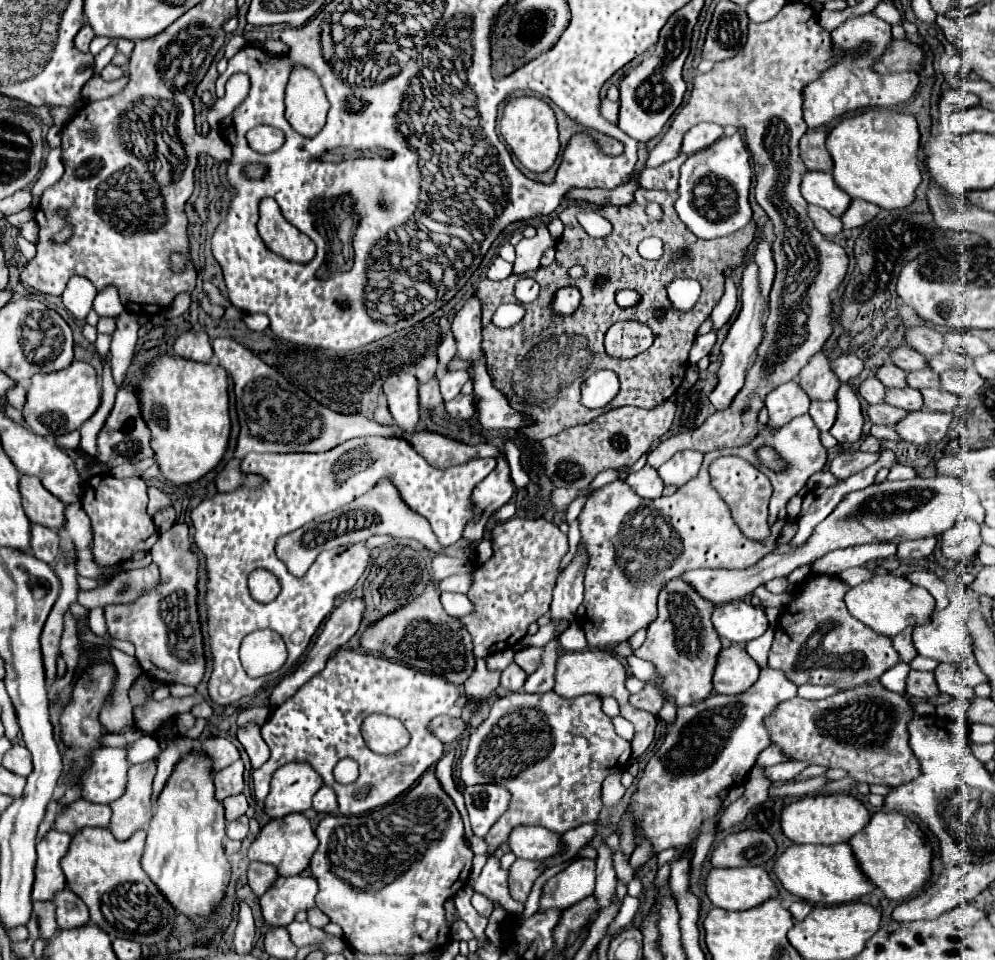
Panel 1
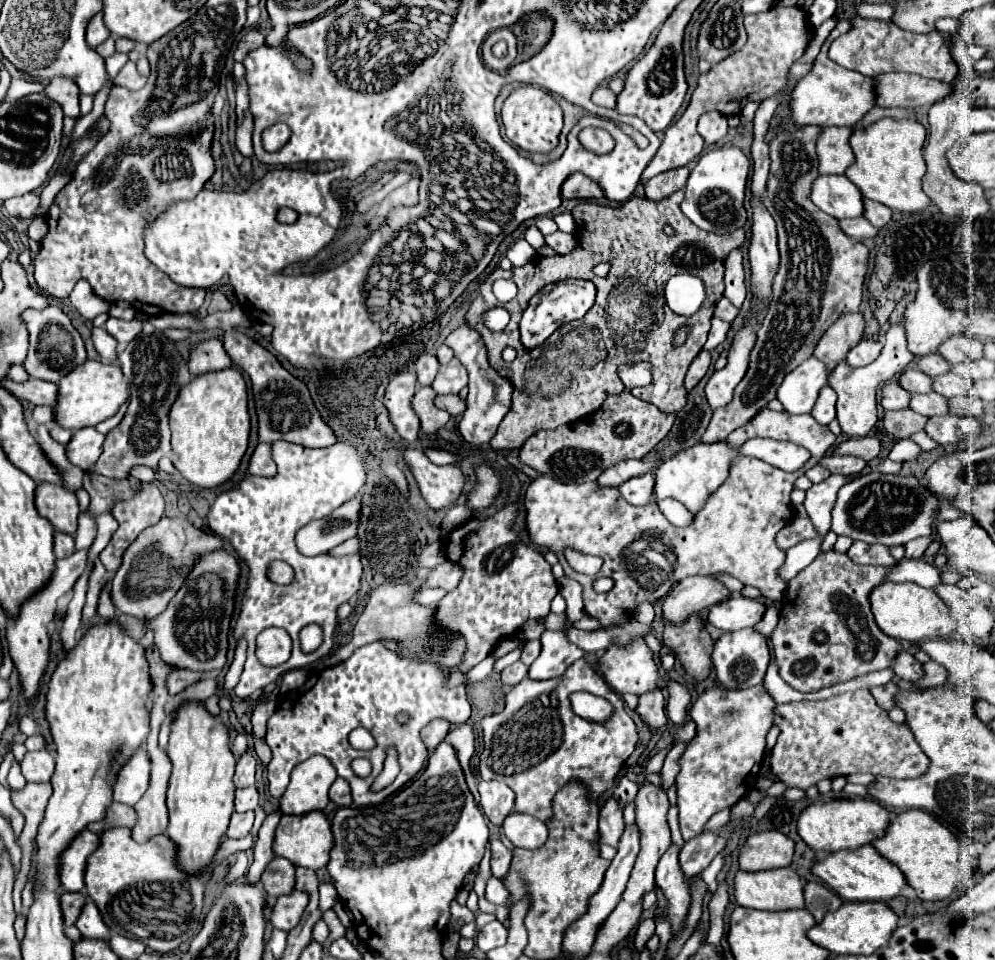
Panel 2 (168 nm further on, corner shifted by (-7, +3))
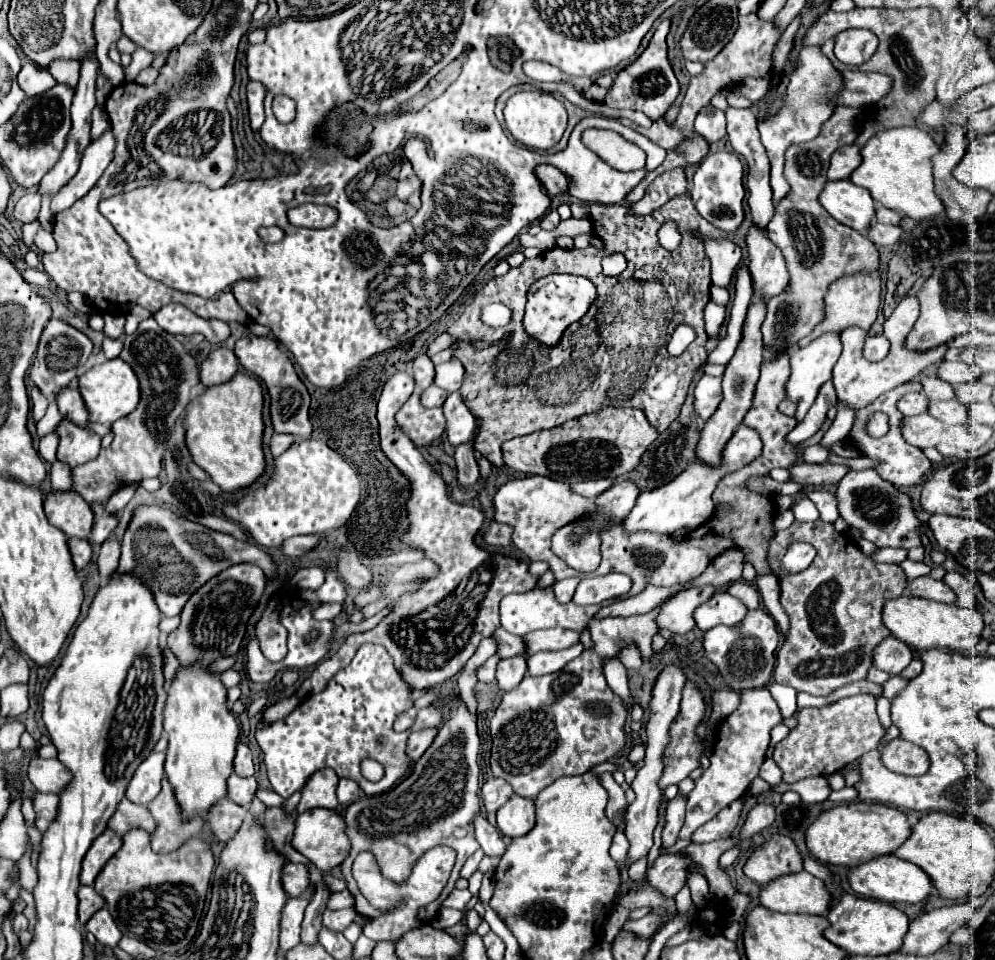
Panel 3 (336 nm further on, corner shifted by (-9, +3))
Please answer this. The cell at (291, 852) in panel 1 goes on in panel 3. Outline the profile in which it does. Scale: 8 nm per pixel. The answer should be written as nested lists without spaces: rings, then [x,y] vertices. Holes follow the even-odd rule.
[[[311,809],[311,811],[297,815],[291,845],[301,855],[305,855],[321,873],[327,873],[329,869],[341,865],[343,859],[349,855],[349,847],[351,847],[347,835],[345,835],[343,817],[337,811],[329,811],[329,809]]]

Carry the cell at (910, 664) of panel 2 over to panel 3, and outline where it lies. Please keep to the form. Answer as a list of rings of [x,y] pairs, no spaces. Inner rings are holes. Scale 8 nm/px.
[[[887,637],[873,651],[873,667],[891,675],[899,675],[911,663],[911,659],[911,649],[895,637]]]

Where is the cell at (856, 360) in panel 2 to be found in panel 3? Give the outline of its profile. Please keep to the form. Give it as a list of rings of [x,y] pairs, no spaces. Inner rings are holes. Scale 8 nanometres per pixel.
[[[875,335],[875,337],[867,337],[865,345],[863,345],[863,357],[867,361],[881,361],[889,351],[889,341],[883,335]]]

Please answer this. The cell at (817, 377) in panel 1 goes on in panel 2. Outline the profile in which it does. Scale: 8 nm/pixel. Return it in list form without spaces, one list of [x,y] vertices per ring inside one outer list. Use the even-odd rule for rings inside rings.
[[[861,311],[857,313],[843,313],[837,323],[833,323],[815,347],[815,355],[833,371],[837,361],[843,361],[847,351],[861,341],[865,331],[865,317]]]

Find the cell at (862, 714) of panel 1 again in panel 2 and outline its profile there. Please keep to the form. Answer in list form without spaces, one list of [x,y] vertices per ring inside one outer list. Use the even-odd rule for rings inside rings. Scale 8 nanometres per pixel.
[[[865,689],[843,693],[827,701],[777,705],[775,725],[781,729],[781,735],[771,749],[771,773],[787,787],[807,789],[821,779],[845,777],[851,773],[915,779],[929,767],[929,759],[917,745],[909,727],[905,723],[893,723],[887,711],[883,711]]]

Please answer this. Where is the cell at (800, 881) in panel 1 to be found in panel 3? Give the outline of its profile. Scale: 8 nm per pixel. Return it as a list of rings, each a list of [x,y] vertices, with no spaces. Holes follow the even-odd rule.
[[[879,855],[875,859],[869,859],[867,863],[859,863],[849,869],[847,877],[849,877],[851,889],[857,895],[885,901],[885,903],[919,903],[933,893],[933,885],[929,877],[917,865],[903,861],[895,855]]]

